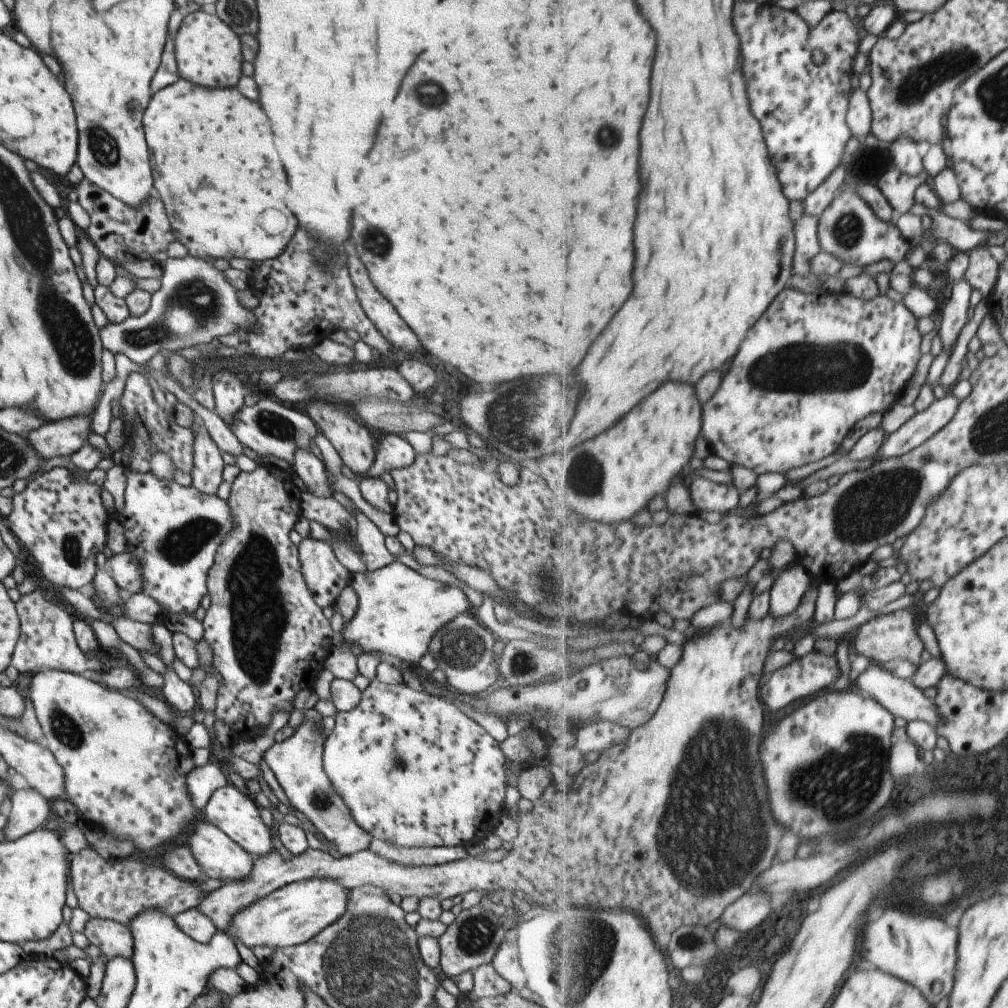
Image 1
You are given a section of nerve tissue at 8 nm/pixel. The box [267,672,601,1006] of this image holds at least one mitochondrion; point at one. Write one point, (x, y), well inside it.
(474, 938)

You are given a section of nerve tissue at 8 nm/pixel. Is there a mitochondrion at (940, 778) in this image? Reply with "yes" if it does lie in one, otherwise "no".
no

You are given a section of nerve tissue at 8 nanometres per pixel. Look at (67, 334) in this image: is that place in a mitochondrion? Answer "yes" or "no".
yes

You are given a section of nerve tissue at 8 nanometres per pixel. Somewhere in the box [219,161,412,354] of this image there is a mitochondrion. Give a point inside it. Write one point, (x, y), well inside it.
(376, 241)

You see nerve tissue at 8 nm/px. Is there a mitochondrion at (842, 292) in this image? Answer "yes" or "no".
no

